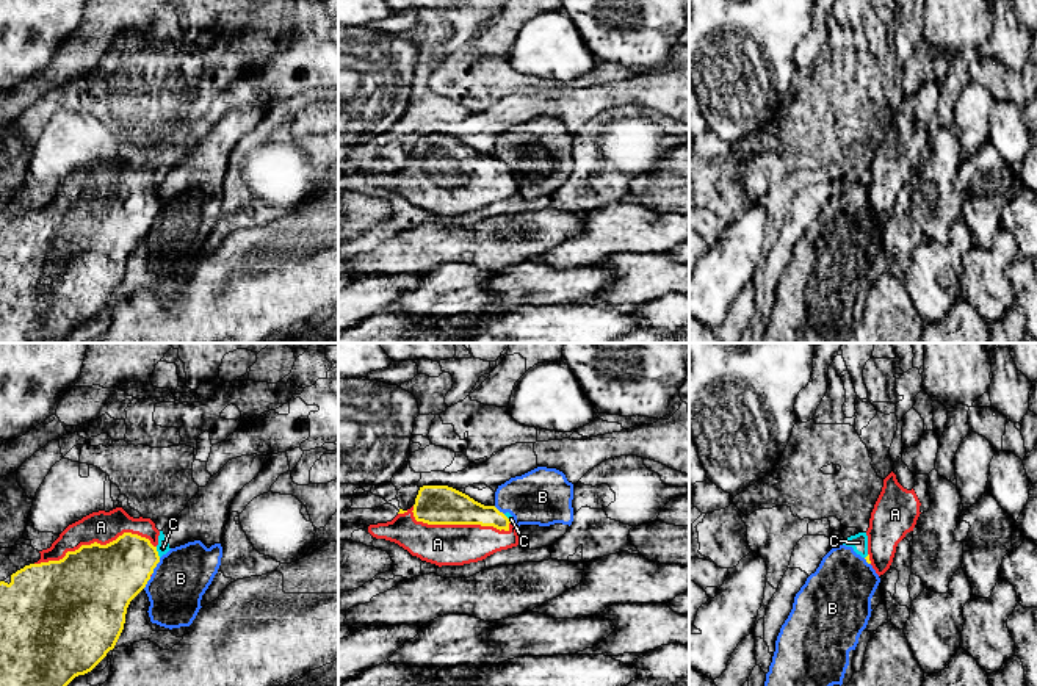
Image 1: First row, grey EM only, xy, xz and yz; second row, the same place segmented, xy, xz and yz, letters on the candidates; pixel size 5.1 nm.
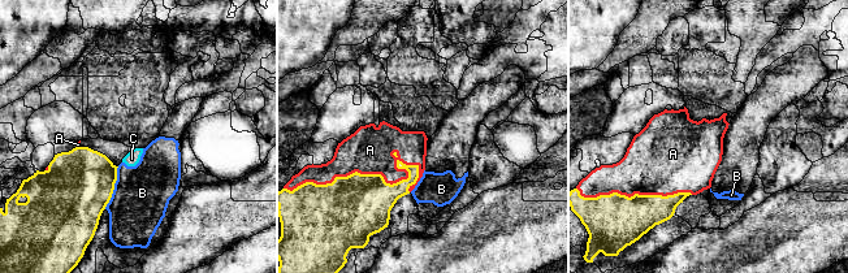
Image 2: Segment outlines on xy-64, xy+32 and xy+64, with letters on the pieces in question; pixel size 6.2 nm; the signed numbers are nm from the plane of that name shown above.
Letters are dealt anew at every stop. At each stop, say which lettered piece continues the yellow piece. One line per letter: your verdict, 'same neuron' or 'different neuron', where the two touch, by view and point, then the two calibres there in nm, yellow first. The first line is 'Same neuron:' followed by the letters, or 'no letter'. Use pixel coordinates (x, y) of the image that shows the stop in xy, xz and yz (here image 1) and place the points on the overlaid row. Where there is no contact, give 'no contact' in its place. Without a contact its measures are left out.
Same neuron: A
A: same neuron; contact xy (94, 542); calibres 420 and 160 nm
B: different neuron; contact xy (155, 566); calibres 340 and 280 nm
C: different neuron; contact xy (157, 552); calibres 320 and 60 nm

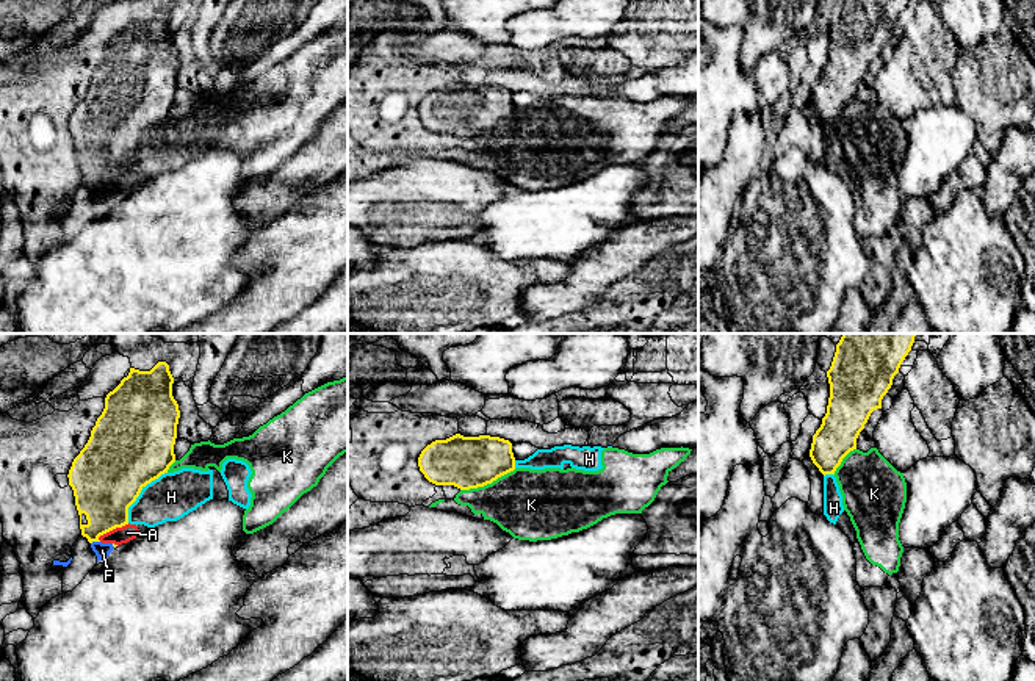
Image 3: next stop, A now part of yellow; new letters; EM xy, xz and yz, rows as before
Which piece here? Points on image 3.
Same neuron: no letter
A: different neuron; contact xy (113, 528); calibres 360 and 90 nm
F: different neuron; contact xy (94, 540); calibres 300 and 80 nm
H: different neuron; contact xy (140, 492); calibres 420 and 240 nm
K: different neuron; contact xz (487, 482); calibres 280 and 360 nm

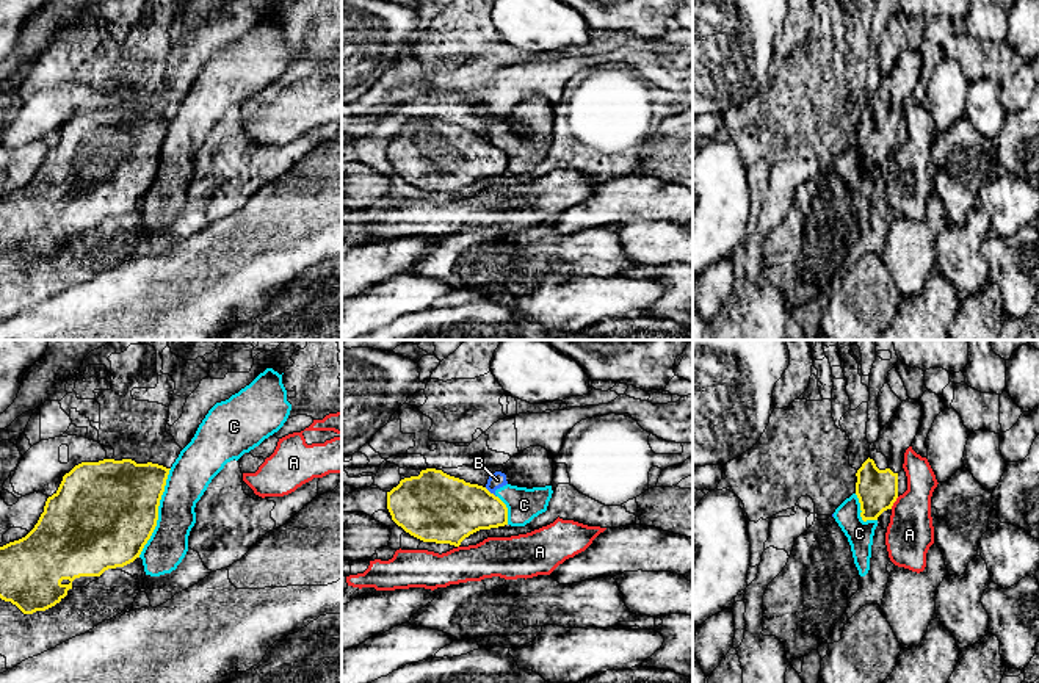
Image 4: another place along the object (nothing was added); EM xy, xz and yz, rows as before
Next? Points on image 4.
Same neuron: no letter
A: different neuron; contact yz (894, 502); calibres 220 and 240 nm
B: different neuron; contact xz (489, 492); calibres 340 and 90 nm
C: different neuron; contact xy (157, 513); calibres 500 and 220 nm

